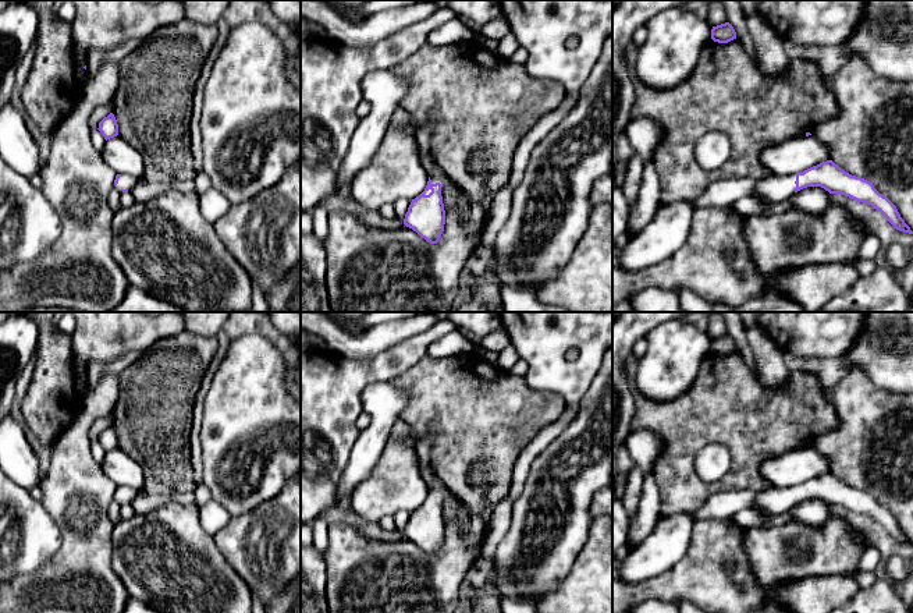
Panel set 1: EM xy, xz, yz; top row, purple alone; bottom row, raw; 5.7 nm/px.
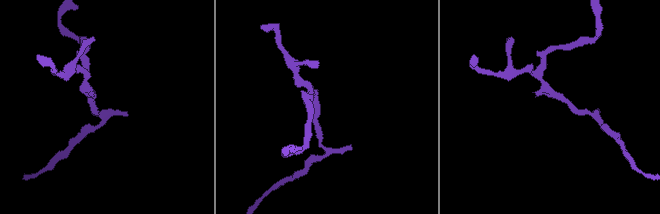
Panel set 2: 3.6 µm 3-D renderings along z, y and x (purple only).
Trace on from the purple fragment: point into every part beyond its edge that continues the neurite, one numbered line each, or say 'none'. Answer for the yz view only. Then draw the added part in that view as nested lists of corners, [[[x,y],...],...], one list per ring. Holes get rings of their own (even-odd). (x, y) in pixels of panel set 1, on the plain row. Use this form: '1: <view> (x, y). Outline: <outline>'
1: yz (721, 506). Outline: [[[796,486],[770,488],[763,493],[750,490],[724,490],[710,496],[706,503],[693,513],[696,521],[728,520],[743,509],[764,507],[774,514],[786,511],[795,504]]]

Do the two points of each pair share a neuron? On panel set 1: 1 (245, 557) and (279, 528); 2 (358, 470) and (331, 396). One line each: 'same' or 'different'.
1: same
2: different

